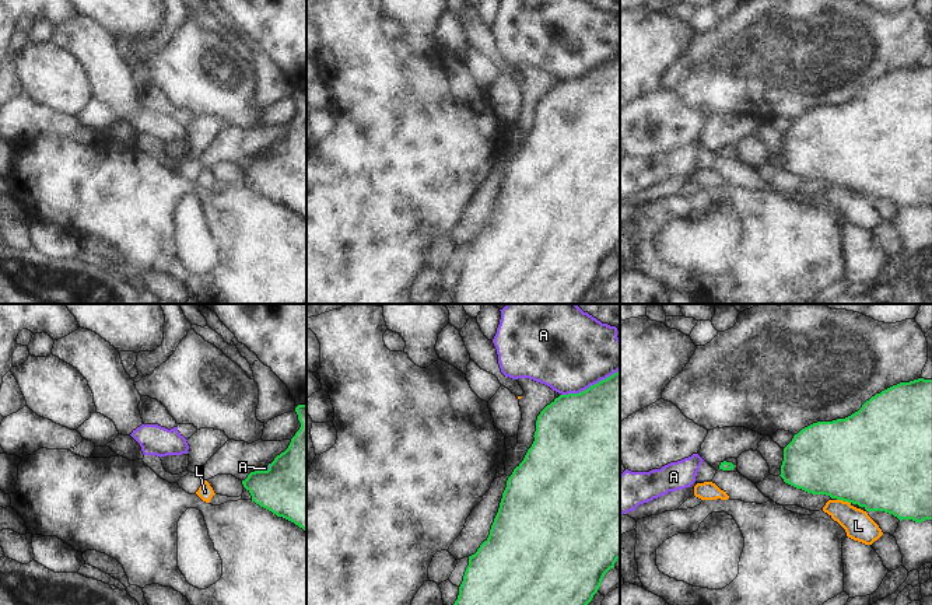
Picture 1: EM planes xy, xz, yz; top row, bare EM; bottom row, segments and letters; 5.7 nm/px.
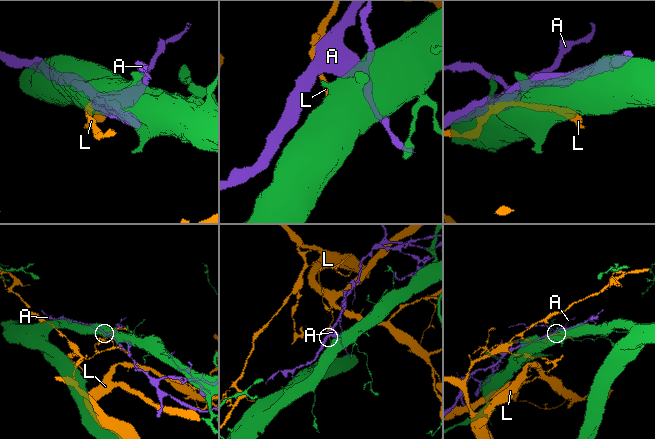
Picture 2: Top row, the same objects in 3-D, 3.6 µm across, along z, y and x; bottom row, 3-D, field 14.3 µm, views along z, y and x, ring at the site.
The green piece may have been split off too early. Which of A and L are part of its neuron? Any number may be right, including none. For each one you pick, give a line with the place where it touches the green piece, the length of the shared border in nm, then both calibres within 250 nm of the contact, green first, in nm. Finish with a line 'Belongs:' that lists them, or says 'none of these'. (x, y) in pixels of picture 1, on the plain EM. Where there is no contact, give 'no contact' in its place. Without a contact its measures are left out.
Belongs: none of these

